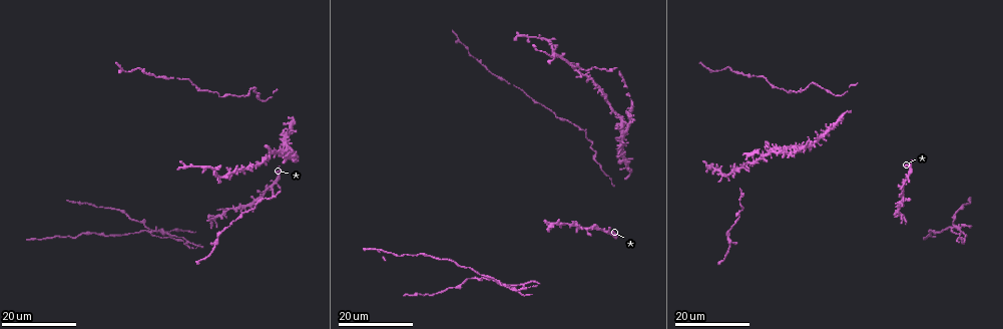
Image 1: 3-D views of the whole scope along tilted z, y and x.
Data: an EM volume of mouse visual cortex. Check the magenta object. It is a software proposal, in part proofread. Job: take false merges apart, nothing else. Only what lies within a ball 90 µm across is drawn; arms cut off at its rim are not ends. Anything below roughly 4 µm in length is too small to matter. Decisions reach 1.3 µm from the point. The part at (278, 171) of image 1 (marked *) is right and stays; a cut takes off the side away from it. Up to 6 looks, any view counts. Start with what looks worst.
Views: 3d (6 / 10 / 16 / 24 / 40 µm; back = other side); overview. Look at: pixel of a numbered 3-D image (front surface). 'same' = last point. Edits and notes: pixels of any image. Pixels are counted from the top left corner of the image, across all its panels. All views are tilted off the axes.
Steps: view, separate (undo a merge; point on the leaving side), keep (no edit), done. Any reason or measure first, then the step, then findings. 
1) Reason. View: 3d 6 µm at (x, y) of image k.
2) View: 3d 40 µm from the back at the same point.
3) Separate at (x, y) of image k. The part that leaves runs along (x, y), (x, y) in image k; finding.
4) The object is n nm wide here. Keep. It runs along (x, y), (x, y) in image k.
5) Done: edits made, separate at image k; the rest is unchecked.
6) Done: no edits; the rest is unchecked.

Thin arm on a thick one. View: 3d 16 µm at (150, 229) of image 1.

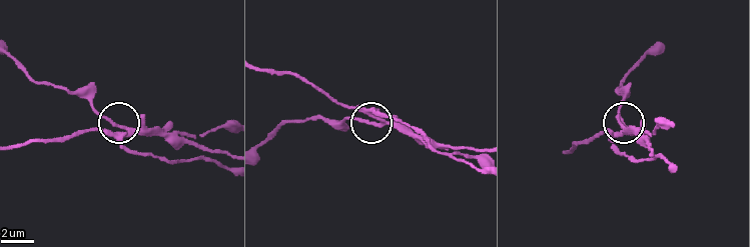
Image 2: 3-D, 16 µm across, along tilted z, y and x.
Zoom in. View: 3d 6 µm at (374, 120) of image 2.

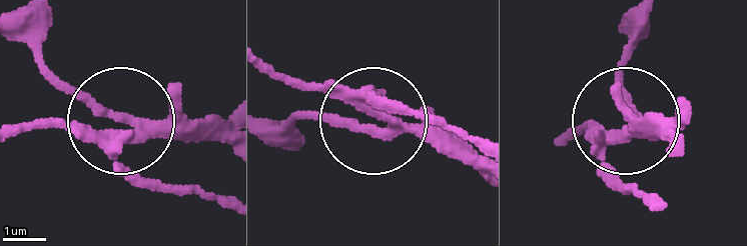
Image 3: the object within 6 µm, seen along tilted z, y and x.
From behind. View: 3d 6 µm from the back at (373, 124) of image 3.

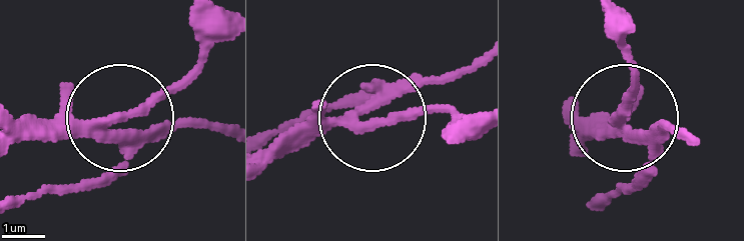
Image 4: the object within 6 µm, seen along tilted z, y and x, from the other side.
4 arms meet here. Separate at (93, 179) of image 4. The part that leaves runs along (140, 144), (101, 173), (15, 198) in image 4; a second cell is stuck on.

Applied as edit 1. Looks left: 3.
Arms part here. View: 3d 16 µm at (958, 229) of image 1.

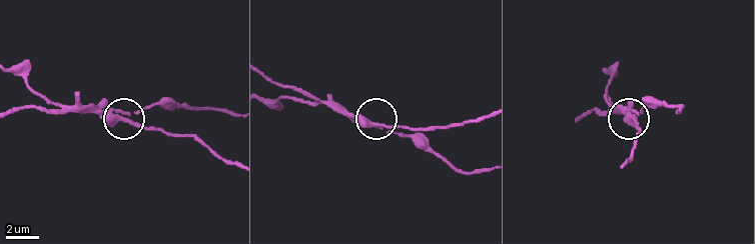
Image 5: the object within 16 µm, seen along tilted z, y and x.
View: 3d 10 µm at (126, 114) of image 5.

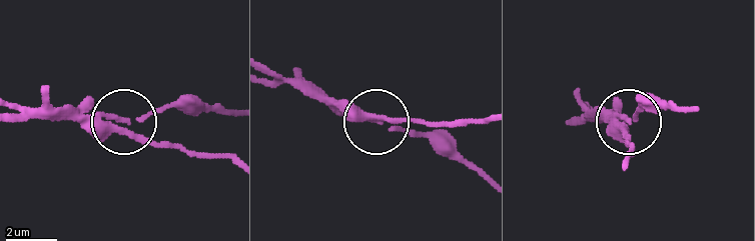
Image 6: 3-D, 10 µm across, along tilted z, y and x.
The object is 220 nm wide here. Keep. Continuous, no second cell.

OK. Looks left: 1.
Done: edits made, separate at image 4; the rest is unchecked.

